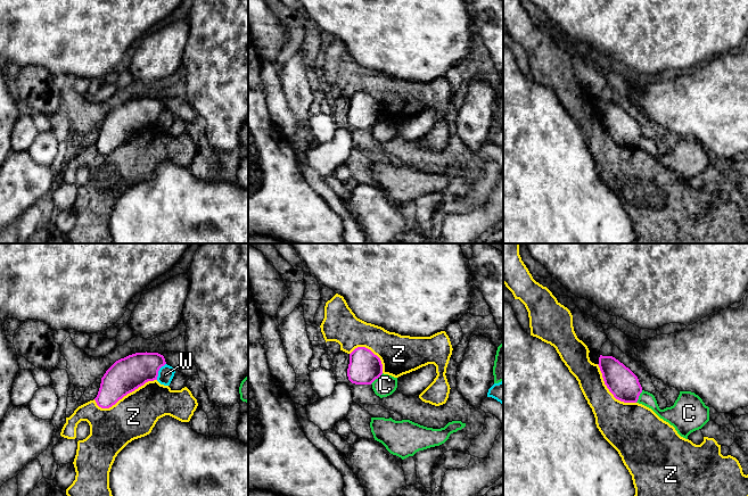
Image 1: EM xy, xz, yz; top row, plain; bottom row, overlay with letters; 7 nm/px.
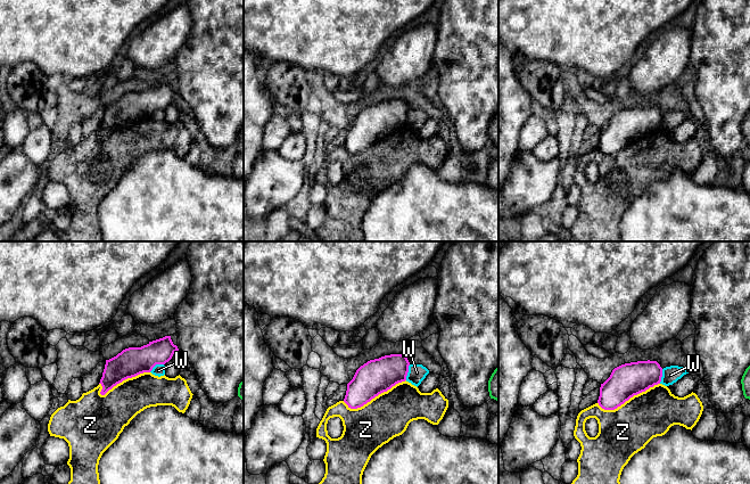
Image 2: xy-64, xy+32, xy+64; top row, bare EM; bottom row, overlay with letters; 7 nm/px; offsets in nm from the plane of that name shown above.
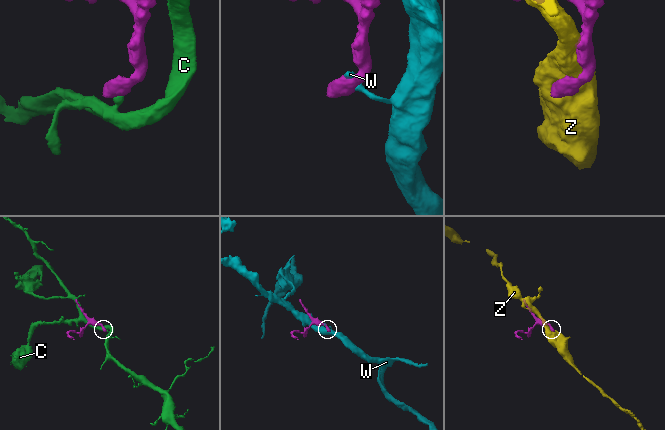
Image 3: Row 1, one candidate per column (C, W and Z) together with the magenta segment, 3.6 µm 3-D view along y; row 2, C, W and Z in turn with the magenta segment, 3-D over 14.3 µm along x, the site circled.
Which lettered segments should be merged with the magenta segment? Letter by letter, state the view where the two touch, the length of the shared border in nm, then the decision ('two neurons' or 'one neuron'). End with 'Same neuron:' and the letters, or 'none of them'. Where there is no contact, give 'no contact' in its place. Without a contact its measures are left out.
C: meets magenta in xz; contact 120 nm long; two neurons
W: meets magenta in xy; contact 140 nm long; two neurons
Z: meets magenta in xy; contact 480 nm long; two neurons
Same neuron: none of them

